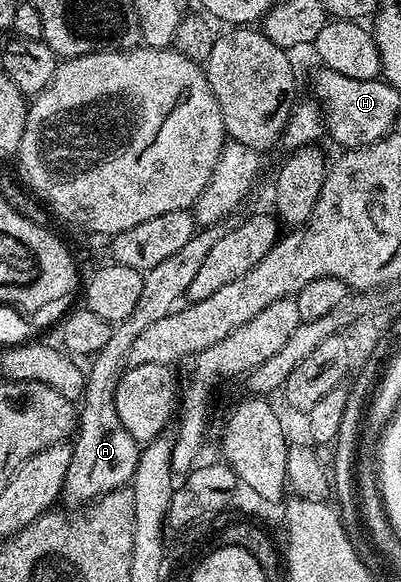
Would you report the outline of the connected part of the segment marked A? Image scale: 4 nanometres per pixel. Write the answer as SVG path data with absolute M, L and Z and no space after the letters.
M222 224L195 229L192 240L188 240L184 248L179 248L173 256L167 256L161 264L156 264L156 268L145 271L142 276L140 301L136 308L132 308L132 316L117 323L108 344L104 344L104 348L100 348L100 352L89 359L90 368L88 366L85 371L85 395L80 402L80 413L76 418L77 434L72 442L72 464L68 464L68 472L62 485L65 501L86 504L133 483L138 467L140 443L134 439L132 432L128 432L128 428L124 428L124 424L120 424L117 404L118 382L127 369L132 343L136 336L140 336L140 332L144 332L144 328L171 314L186 298L192 280L196 280L196 272L200 272L208 252L226 231L227 227Z

